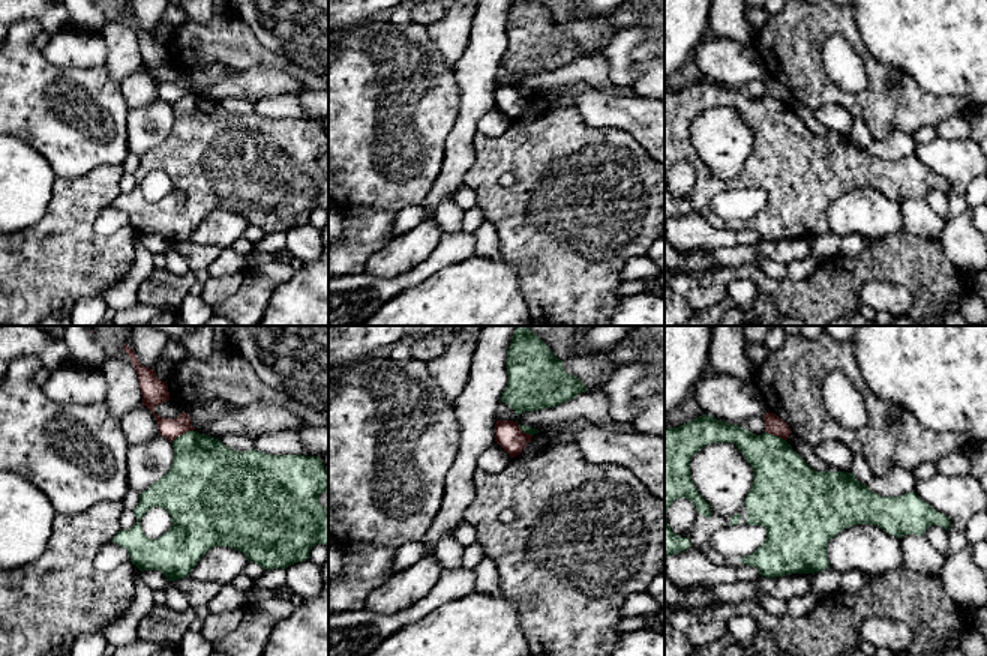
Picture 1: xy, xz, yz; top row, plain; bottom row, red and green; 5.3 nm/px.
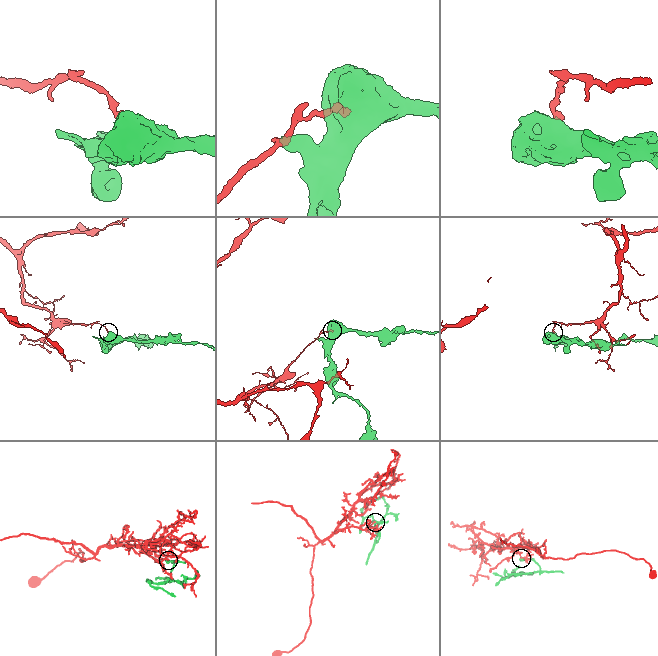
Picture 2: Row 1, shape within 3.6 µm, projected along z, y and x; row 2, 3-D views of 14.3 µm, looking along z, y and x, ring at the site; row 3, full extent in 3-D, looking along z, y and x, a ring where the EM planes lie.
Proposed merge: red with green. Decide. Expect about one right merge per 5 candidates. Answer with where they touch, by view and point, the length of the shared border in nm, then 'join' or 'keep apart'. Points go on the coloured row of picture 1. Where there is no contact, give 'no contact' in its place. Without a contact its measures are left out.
xy (182, 434) | 130 nm | keep apart

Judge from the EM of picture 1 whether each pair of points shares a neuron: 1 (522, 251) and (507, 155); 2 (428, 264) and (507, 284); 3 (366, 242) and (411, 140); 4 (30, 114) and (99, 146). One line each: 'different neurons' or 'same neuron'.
1: same neuron
2: different neurons
3: different neurons
4: same neuron

